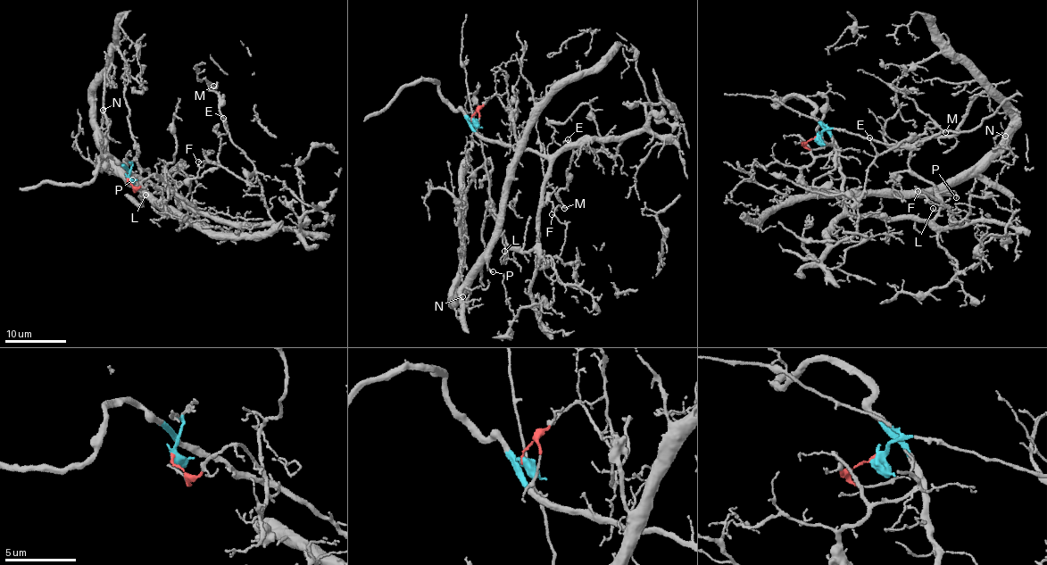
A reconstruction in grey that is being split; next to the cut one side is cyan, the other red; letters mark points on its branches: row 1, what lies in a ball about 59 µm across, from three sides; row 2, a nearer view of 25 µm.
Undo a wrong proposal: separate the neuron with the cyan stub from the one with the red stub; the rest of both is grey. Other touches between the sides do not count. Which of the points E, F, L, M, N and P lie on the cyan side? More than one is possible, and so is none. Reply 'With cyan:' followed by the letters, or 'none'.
With cyan: E, F, M

